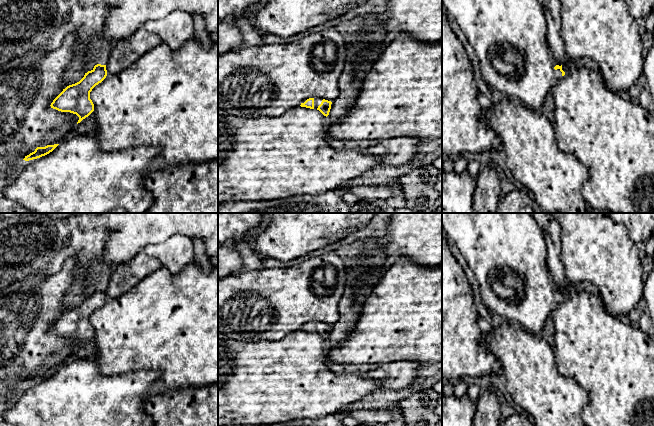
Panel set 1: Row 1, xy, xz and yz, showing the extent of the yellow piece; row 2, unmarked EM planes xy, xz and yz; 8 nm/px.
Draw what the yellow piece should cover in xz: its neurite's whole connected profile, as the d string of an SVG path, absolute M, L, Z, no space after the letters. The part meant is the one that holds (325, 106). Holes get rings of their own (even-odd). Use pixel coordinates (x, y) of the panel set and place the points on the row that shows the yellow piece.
M309 98L304 100L301 105L301 107L306 107L306 108L310 108L310 109L317 109L319 110L324 116L328 116L331 106L332 106L332 102L322 99L322 98Z

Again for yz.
M538 0L538 2L543 8L547 23L547 42L552 54L554 69L558 79L561 79L565 75L565 72L562 70L562 65L566 63L567 58L564 51L564 42L560 34L560 1Z

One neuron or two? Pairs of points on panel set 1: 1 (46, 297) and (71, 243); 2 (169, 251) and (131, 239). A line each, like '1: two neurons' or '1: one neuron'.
1: two neurons
2: two neurons

